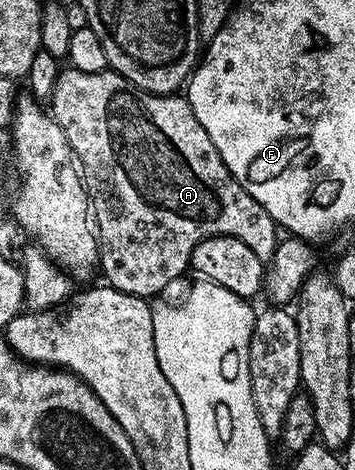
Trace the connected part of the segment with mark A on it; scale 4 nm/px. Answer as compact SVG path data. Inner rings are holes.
M68 65L52 87L51 103L51 114L66 133L88 194L100 241L99 270L108 278L107 286L122 293L153 297L189 270L194 245L206 237L234 237L265 261L276 252L276 222L232 176L183 94L151 95L138 91L111 69L87 75Z

